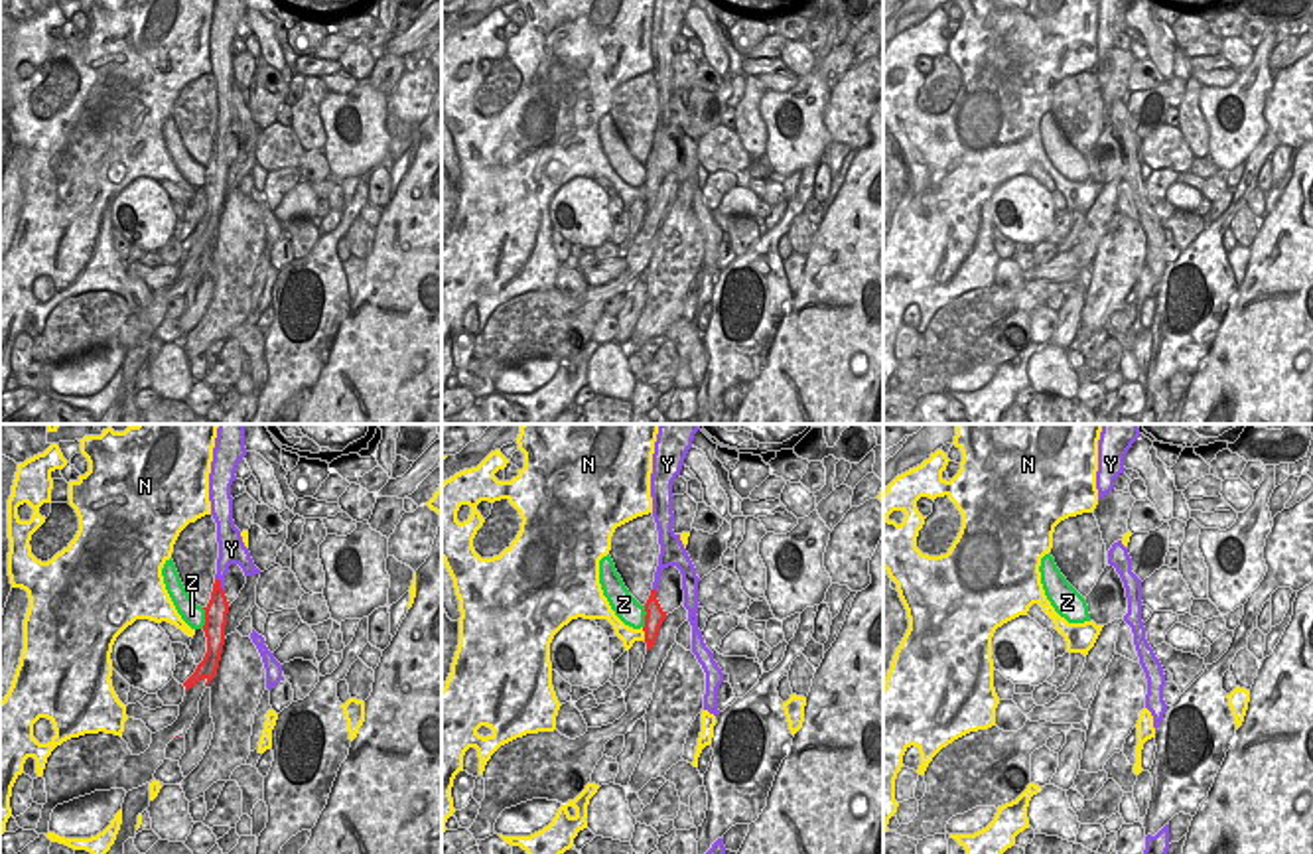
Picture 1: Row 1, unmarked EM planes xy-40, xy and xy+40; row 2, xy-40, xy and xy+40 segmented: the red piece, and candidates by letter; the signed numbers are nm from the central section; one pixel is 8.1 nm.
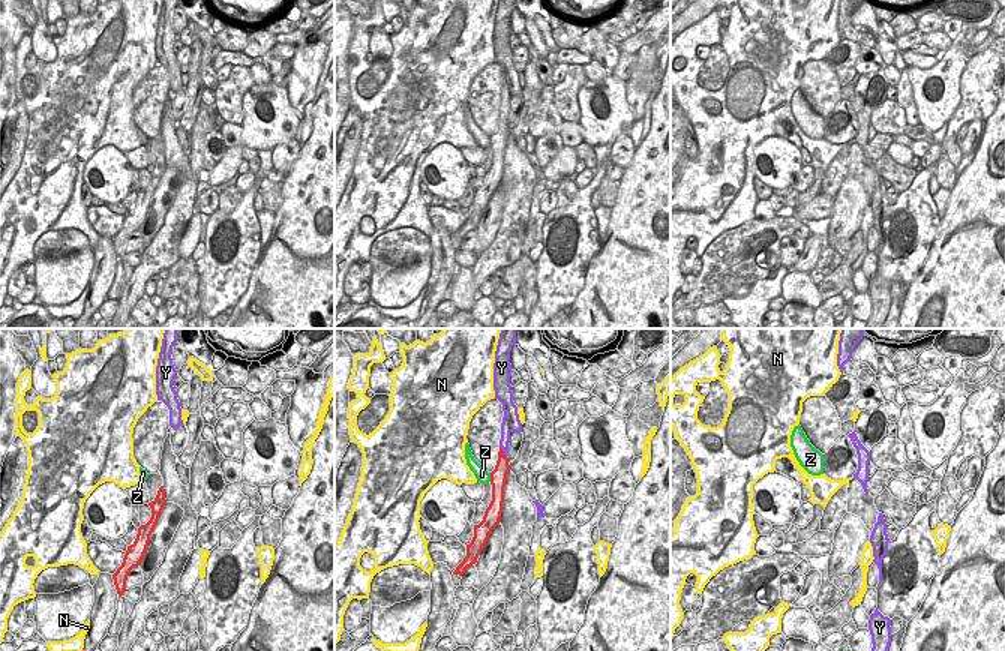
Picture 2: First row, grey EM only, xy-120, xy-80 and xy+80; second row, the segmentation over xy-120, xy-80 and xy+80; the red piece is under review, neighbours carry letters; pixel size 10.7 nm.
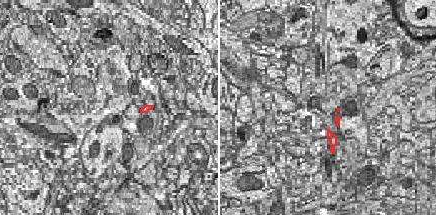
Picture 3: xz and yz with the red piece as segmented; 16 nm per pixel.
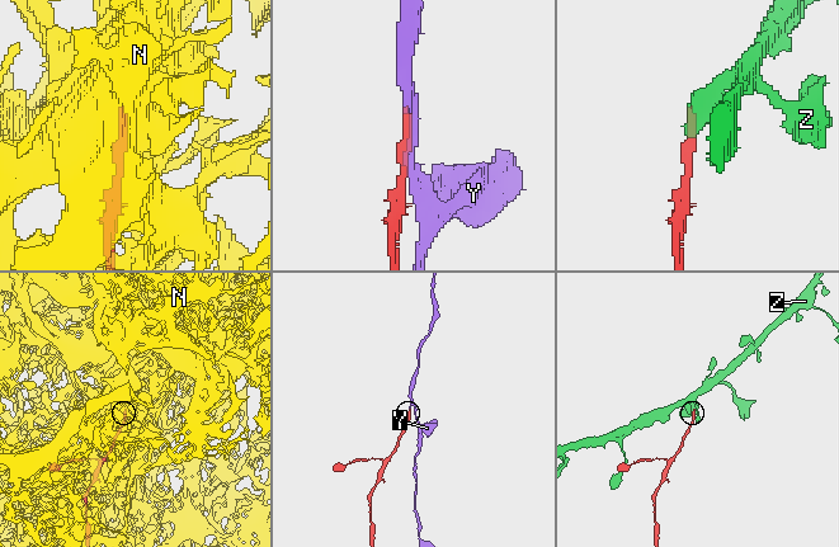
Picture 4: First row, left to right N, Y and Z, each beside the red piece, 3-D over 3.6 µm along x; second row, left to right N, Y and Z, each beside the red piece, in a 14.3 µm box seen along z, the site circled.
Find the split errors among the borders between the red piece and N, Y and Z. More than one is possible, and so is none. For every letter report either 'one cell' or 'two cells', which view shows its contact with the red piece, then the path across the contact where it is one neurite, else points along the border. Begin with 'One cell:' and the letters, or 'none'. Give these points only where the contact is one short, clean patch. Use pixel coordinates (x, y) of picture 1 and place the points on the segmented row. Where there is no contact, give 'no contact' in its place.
One cell: none
N: two cells | xy
Y: two cells | xy-40 | along xy-40 (215, 576), (223, 592)
Z: two cells | xy | along xy (645, 606), (643, 628)

